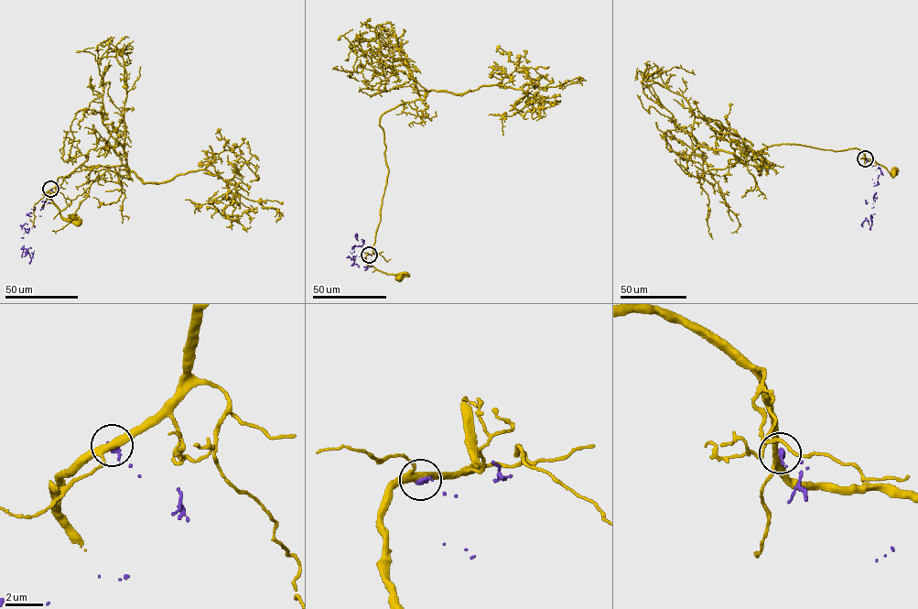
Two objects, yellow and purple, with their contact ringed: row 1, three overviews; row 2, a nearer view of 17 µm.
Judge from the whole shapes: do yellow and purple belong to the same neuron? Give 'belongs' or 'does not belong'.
does not belong

